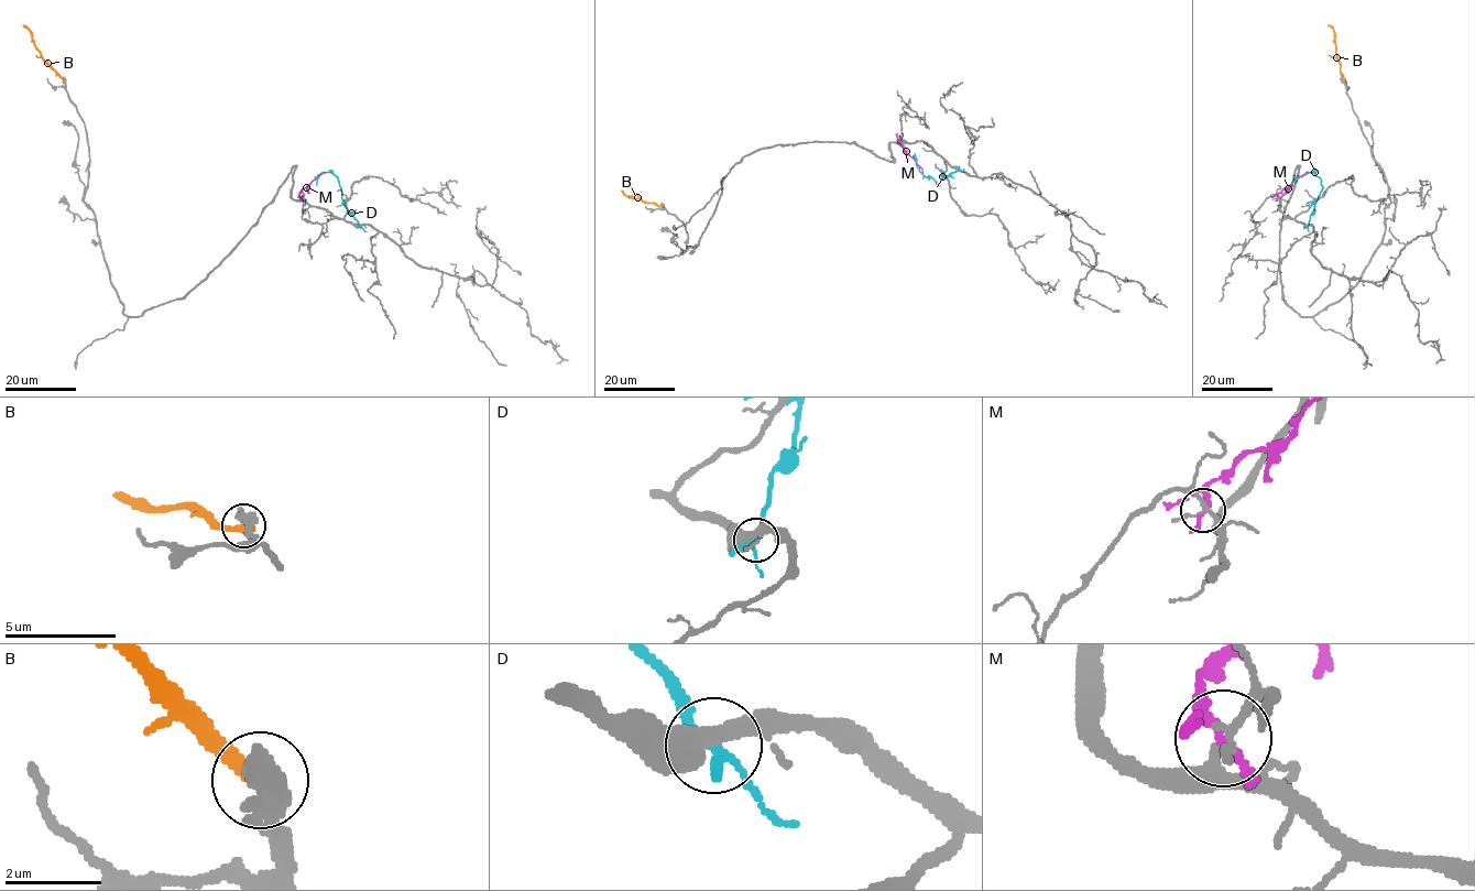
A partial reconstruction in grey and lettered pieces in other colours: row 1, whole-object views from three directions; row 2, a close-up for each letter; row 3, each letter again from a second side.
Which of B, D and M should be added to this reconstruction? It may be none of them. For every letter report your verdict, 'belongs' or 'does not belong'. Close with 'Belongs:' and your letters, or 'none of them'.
B: does not belong
D: does not belong
M: does not belong
Belongs: none of them

